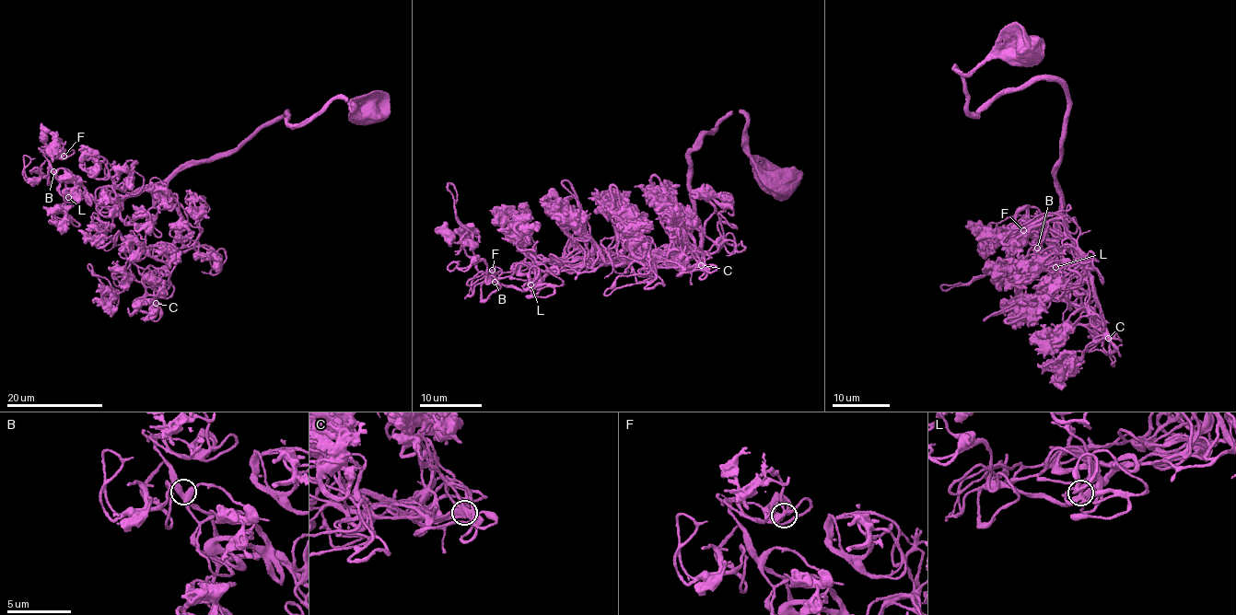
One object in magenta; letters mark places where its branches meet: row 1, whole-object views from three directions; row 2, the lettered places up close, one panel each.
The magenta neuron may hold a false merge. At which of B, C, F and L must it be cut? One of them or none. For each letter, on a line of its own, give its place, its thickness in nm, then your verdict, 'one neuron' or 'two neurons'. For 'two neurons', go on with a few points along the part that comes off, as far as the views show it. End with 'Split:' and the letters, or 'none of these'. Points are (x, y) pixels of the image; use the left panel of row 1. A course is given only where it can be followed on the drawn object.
B: (53, 171) | 400 nm | one neuron
C: (156, 303) | 360 nm | one neuron
F: (64, 156) | 340 nm | one neuron
L: (68, 197) | 360 nm | one neuron
Split: none of these

